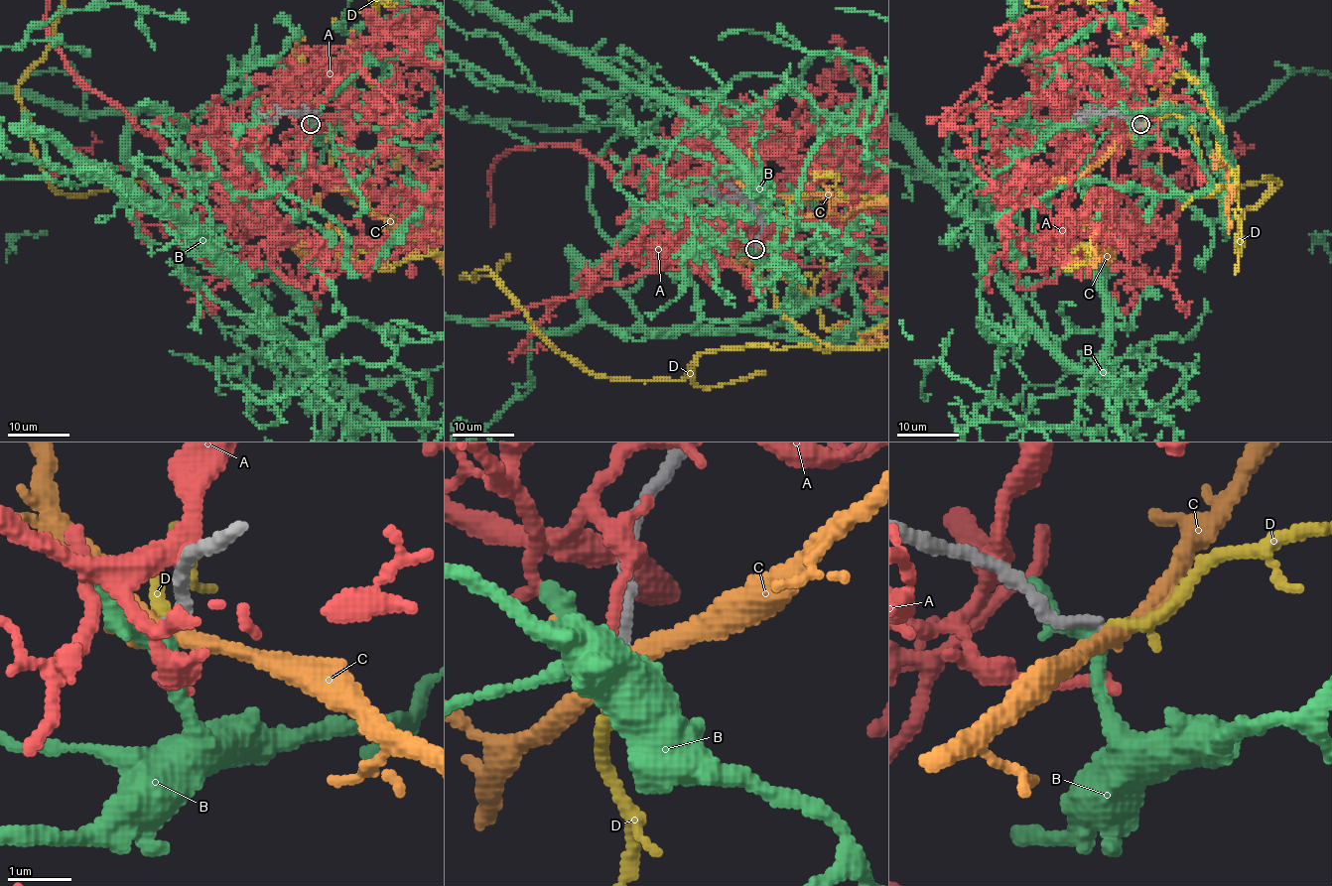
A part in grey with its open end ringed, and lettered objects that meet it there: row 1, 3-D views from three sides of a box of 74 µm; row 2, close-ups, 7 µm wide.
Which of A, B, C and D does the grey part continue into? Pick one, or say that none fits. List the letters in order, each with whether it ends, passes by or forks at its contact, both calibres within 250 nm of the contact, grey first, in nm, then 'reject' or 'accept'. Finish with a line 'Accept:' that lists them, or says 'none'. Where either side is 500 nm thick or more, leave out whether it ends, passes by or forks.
A: it passes by; calibres 200 and 320 nm; reject
B: it passes by; calibres 200 and 280 nm; reject
C: it forks; calibres 200 and 240 nm; reject
D: it ends; calibres 200 and 190 nm; accept
Accept: D

